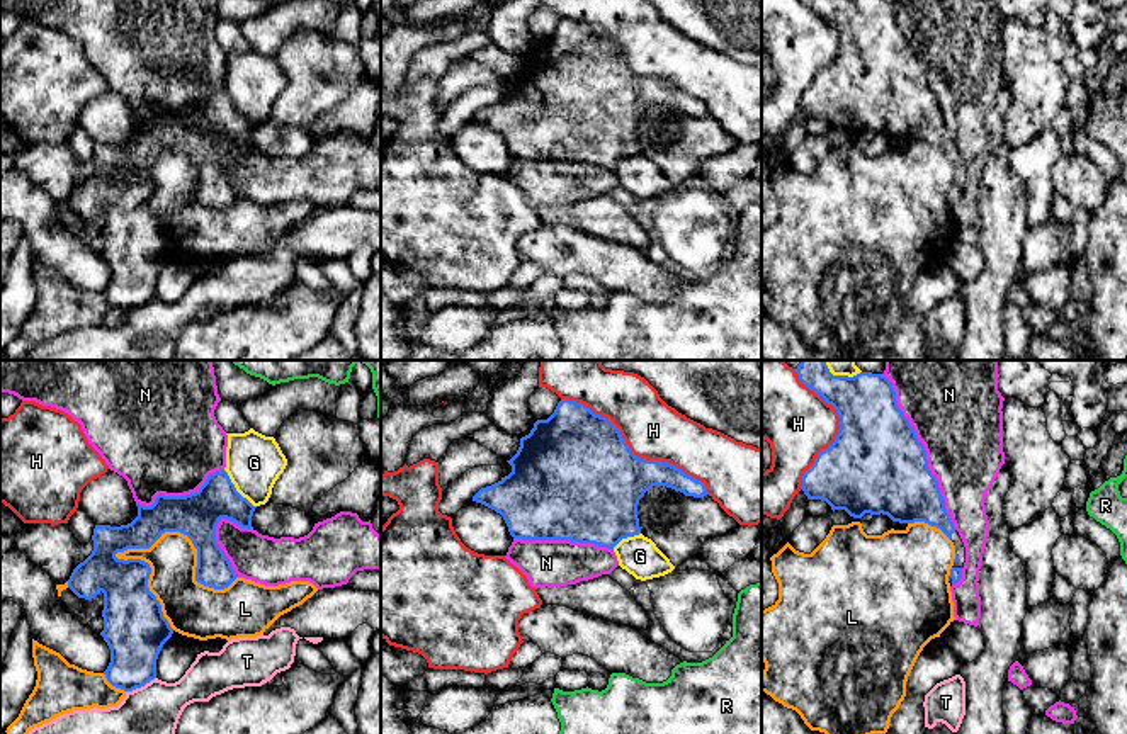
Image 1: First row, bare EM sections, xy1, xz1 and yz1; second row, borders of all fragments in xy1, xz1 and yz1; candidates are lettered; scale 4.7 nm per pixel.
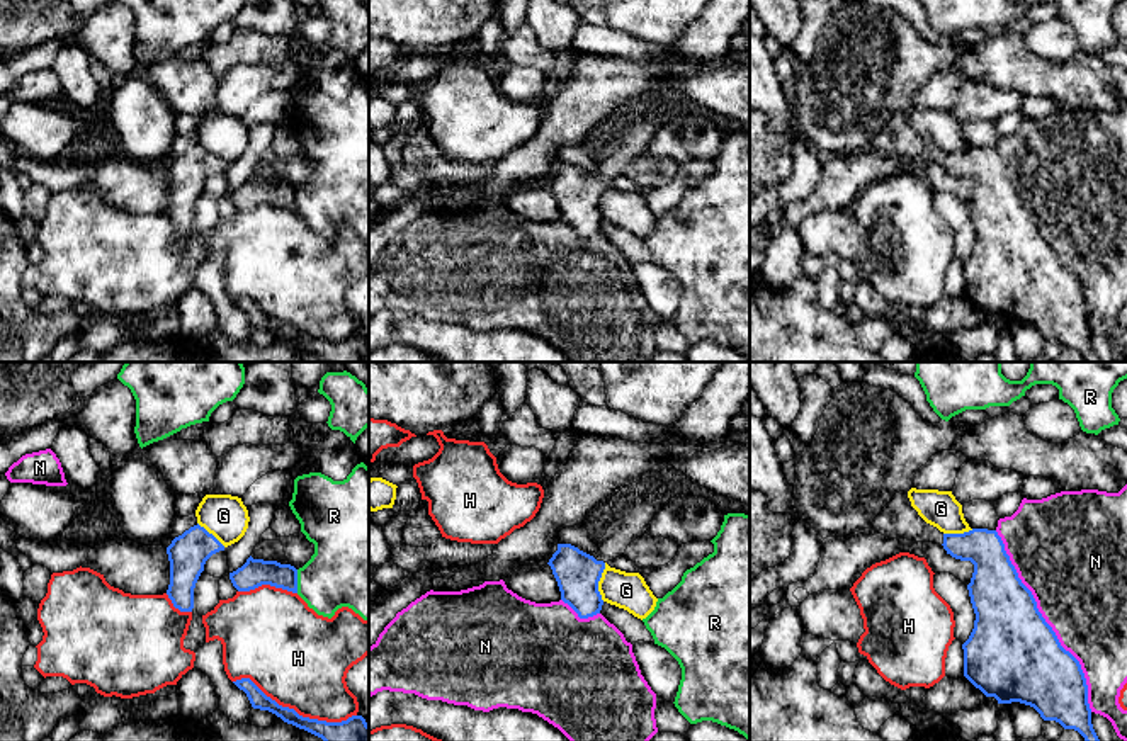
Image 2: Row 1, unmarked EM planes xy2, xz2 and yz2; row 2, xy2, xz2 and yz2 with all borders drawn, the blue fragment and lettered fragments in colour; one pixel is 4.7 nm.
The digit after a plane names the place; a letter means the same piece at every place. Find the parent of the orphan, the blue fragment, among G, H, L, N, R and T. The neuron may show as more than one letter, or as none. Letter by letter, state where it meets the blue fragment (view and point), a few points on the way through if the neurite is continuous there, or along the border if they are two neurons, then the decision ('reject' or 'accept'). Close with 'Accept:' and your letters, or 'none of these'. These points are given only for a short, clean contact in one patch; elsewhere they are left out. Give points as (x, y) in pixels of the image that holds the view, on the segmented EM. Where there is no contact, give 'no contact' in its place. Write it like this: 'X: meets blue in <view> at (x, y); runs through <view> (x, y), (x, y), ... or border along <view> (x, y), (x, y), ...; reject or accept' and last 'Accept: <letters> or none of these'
G: meets blue in xy1 at (235, 490); reject
H: meets blue in xz1 at (631, 452); reject
L: meets blue in xy1 at (192, 542); reject
N: meets blue in yz2 at (1044, 621); reject
R: meets blue in xy2 at (296, 582); reject
T: meets blue in xy1 at (141, 685); reject
Accept: none of these

